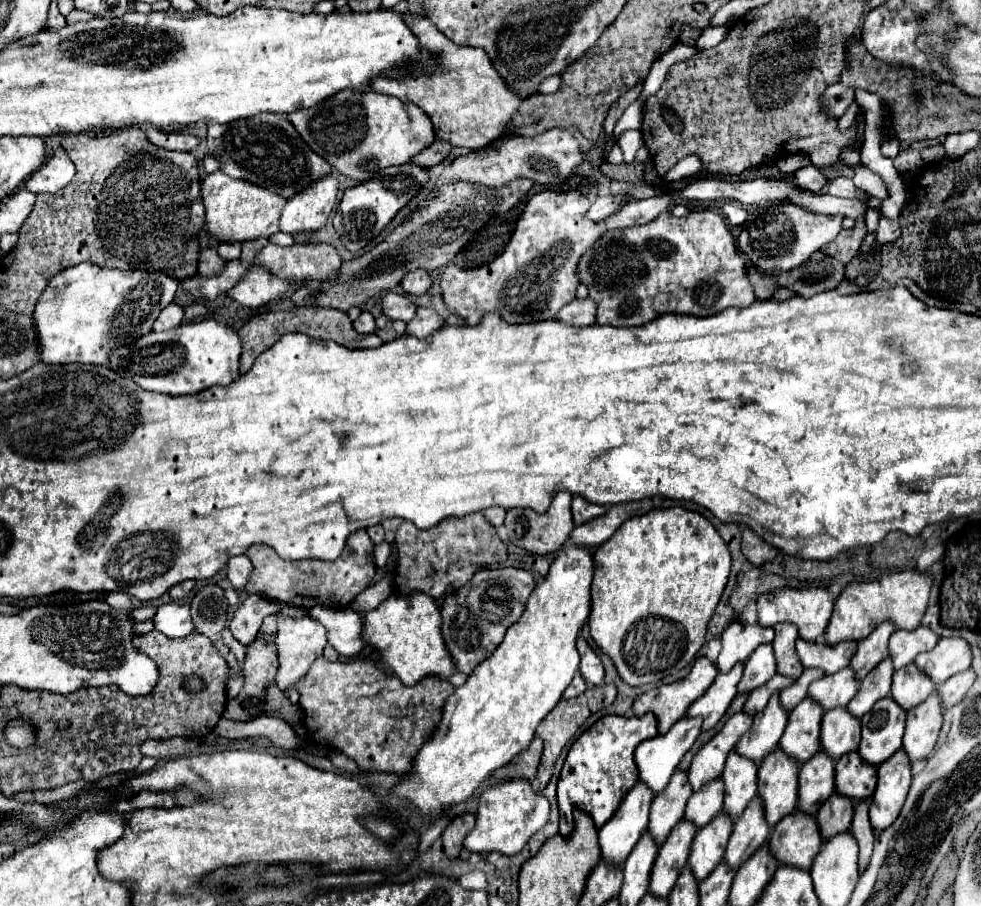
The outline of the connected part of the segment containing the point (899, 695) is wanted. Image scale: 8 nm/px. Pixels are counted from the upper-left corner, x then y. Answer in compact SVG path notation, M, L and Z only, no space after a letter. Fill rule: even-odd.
M911 664L893 674L891 698L907 712L907 710L923 704L923 700L929 698L933 688L935 688L935 684L925 674L921 674L915 668L915 664Z

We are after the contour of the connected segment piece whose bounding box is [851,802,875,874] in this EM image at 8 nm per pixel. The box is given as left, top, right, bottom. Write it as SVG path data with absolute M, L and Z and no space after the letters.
M857 802L855 804L855 816L853 816L853 824L851 824L851 834L857 838L857 846L859 846L859 874L863 874L869 864L871 858L871 850L873 850L873 840L875 840L875 832L869 824L869 806L867 802Z

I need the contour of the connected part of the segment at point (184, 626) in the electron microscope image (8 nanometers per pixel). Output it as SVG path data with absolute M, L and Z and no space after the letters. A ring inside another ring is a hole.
M177 602L159 606L153 618L153 626L157 632L161 632L167 638L185 638L195 630L189 616L189 606Z

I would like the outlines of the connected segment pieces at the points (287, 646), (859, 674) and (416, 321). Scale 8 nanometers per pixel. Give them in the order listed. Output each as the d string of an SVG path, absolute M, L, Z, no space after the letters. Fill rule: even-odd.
M275 614L277 618L277 648L279 648L279 670L277 670L277 684L281 690L291 688L299 678L303 678L315 662L315 658L323 656L323 648L327 646L327 634L319 620L305 616L305 618L291 618L283 614Z
M883 622L871 632L871 636L857 642L857 652L849 664L857 680L863 680L883 658L887 658L887 640L893 630L895 626L891 622Z
M419 308L415 312L415 318L411 322L407 322L407 330L405 332L409 336L427 338L435 330L439 330L441 324L443 324L443 318L439 318L435 310L431 310L431 308Z

